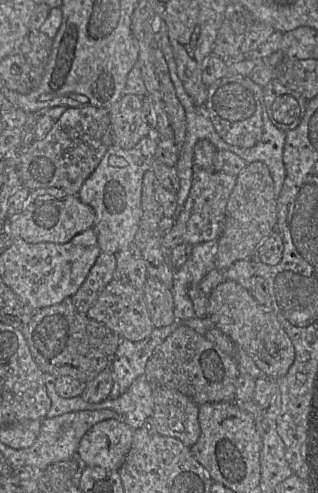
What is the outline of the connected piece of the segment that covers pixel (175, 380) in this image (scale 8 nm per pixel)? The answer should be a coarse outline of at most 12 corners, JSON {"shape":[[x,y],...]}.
{"shape":[[183,325],[145,368],[199,406],[234,401],[234,358]]}

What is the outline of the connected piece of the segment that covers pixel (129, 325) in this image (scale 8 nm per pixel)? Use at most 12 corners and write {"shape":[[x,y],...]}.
{"shape":[[117,278],[86,315],[132,342],[155,328],[144,291]]}

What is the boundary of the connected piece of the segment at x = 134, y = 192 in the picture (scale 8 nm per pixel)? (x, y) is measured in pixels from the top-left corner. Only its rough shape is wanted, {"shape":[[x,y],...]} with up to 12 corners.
{"shape":[[154,135],[113,144],[78,197],[102,252],[134,242]]}

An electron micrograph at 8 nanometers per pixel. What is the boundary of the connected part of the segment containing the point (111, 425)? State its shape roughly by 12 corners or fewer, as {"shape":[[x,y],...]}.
{"shape":[[101,421],[80,440],[83,466],[119,471],[134,430]]}

